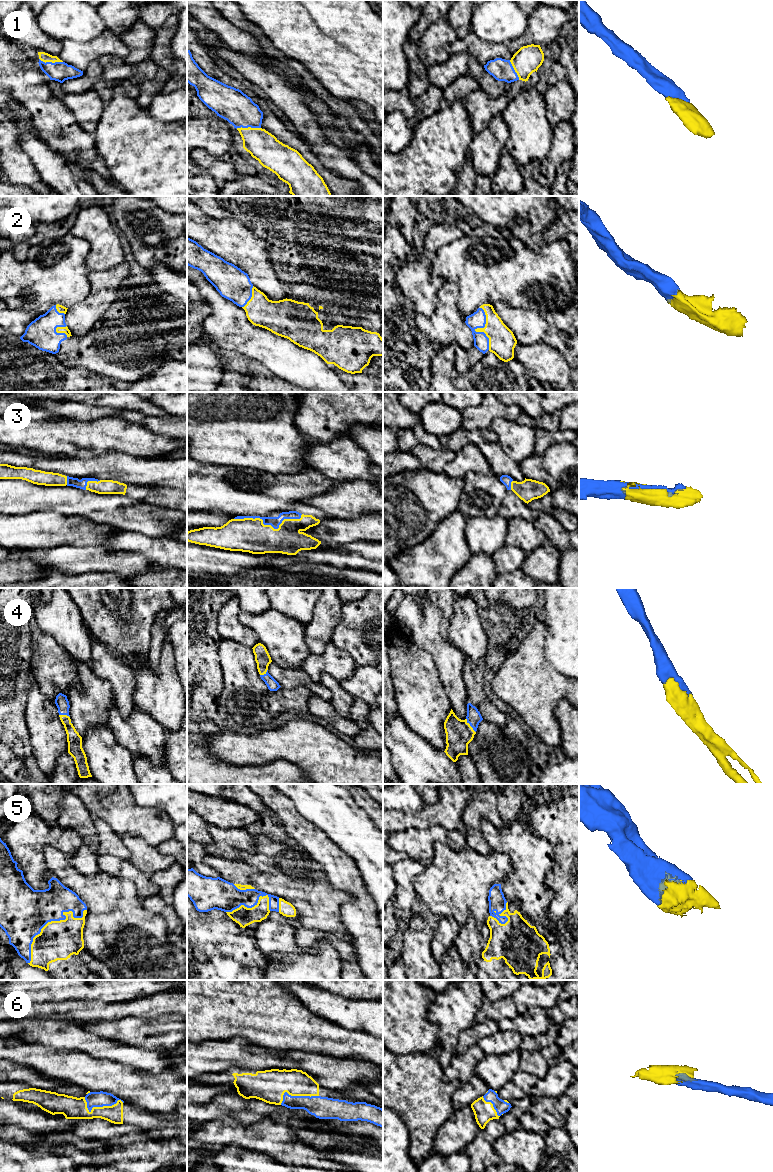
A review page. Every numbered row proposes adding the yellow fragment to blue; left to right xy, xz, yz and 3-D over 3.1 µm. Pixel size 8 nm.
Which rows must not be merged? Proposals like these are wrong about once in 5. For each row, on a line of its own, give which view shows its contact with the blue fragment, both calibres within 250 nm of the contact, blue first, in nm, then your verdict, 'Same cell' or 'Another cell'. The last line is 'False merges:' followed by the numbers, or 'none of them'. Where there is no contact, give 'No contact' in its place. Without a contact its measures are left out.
1: Touches blue in xz. Thickness 260 nm (blue) against 240 nm. Same cell
2: Touches blue in yz. Thickness 130 nm (blue) against 220 nm. Same cell
3: Touches blue in xz. Thickness 80 nm (blue) against 280 nm. Same cell
4: Touches blue in yz. Thickness 120 nm (blue) against 220 nm. Same cell
5: Touches blue in xy. Thickness 380 nm (blue) against 320 nm. Same cell
6: Touches blue in xy. Thickness 130 nm (blue) against 180 nm. Same cell
False merges: none of them

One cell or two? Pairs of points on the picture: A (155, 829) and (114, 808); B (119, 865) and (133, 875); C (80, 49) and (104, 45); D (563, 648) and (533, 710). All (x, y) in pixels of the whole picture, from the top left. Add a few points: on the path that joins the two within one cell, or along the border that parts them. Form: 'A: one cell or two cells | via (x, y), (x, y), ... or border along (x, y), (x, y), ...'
A: one cell | via (145, 822), (124, 816)
B: one cell | via (122, 868), (130, 872)
C: one cell | via (86, 49), (98, 47)
D: two cells | border along (544, 645), (545, 659), (557, 671), (568, 677)

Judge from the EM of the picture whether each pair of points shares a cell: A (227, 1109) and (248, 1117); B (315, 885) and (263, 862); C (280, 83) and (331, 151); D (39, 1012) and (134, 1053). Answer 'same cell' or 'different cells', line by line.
A: same cell
B: same cell
C: same cell
D: different cells

